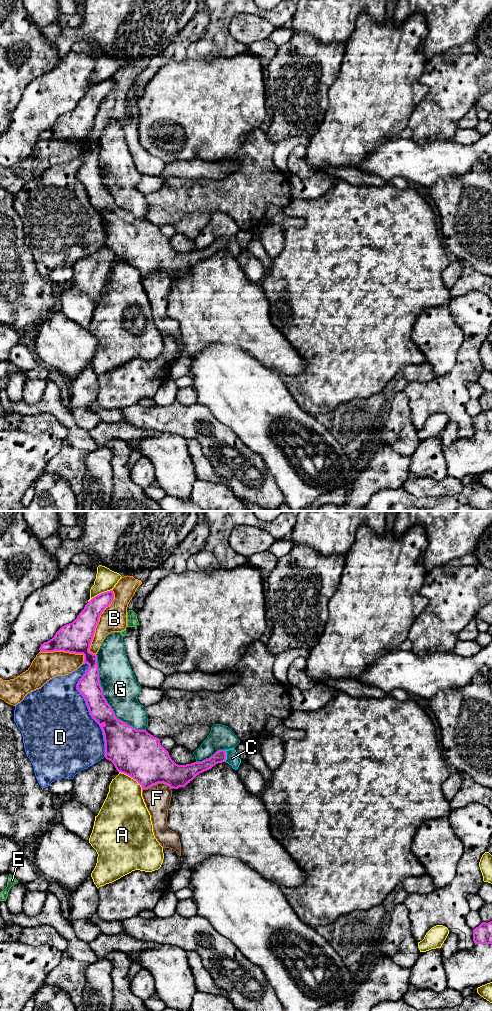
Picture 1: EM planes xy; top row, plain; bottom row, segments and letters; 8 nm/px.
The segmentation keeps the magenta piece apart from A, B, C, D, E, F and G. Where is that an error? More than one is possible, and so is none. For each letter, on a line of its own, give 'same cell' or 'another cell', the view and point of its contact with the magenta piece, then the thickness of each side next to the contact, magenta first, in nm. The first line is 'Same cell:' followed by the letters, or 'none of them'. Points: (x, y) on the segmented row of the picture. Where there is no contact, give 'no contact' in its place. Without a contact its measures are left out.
Same cell: C
A: another cell; meets magenta in xy at (132, 777); 380 nm thick on the magenta side, 340 nm on the other
B: another cell; meets magenta in xy at (98, 621); 260 nm thick on the magenta side, 200 nm on the other
C: same cell; meets magenta in xy at (225, 756); 100 nm thick on the magenta side, 110 nm on the other
D: another cell; meets magenta in xy at (88, 708); 180 nm thick on the magenta side, 500 nm on the other
E: another cell; meets magenta in xy at (103, 723); 320 nm thick on the magenta side, 20 nm on the other
F: another cell; meets magenta in xy at (156, 783); 380 nm thick on the magenta side, 220 nm on the other
G: another cell; meets magenta in xy at (105, 700); 180 nm thick on the magenta side, 280 nm on the other

